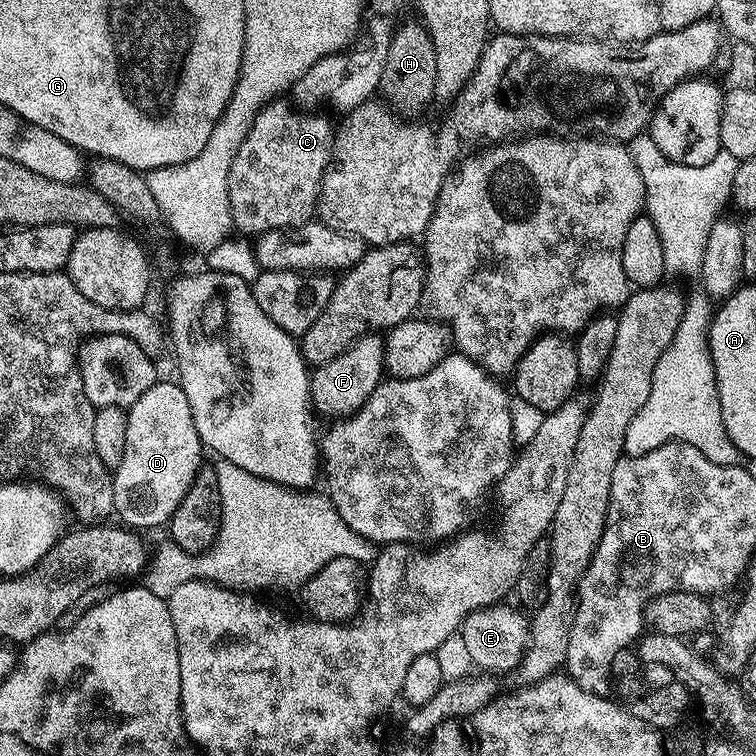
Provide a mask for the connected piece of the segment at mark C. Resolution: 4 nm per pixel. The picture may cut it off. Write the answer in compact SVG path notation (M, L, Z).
M271 100L257 114L254 126L250 126L250 134L246 134L246 142L238 146L234 166L230 166L230 210L237 233L259 234L279 228L296 228L300 224L309 223L317 215L320 184L334 156L334 124L326 117L315 116L312 112L295 112L285 100Z

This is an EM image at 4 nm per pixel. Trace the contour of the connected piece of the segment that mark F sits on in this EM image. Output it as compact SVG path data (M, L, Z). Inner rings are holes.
M380 334L359 336L349 348L342 350L342 354L319 365L310 376L312 404L317 409L337 408L340 414L351 414L363 406L370 394L374 394L374 390L382 383L382 377L385 375L385 341L385 337Z

